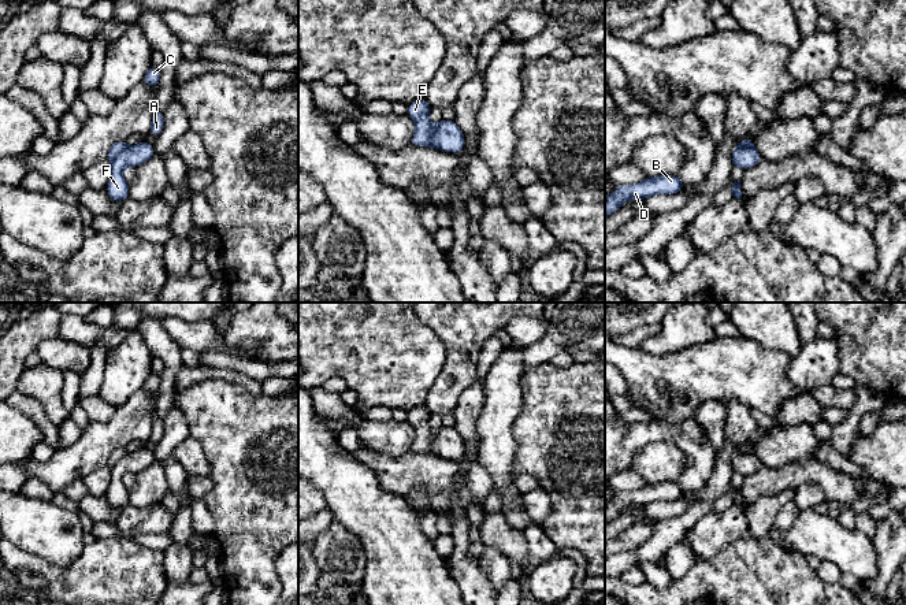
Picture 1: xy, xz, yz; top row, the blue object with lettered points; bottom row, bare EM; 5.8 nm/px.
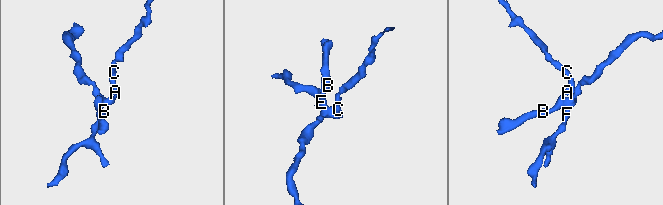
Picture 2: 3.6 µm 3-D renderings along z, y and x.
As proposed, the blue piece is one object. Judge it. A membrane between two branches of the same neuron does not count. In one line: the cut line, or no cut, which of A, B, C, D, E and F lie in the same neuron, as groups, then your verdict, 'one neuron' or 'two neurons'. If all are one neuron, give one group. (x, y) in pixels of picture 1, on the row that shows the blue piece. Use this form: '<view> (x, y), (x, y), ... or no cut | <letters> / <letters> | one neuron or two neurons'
xz (433, 125), (427, 145) | A C F / B D E | two neurons

